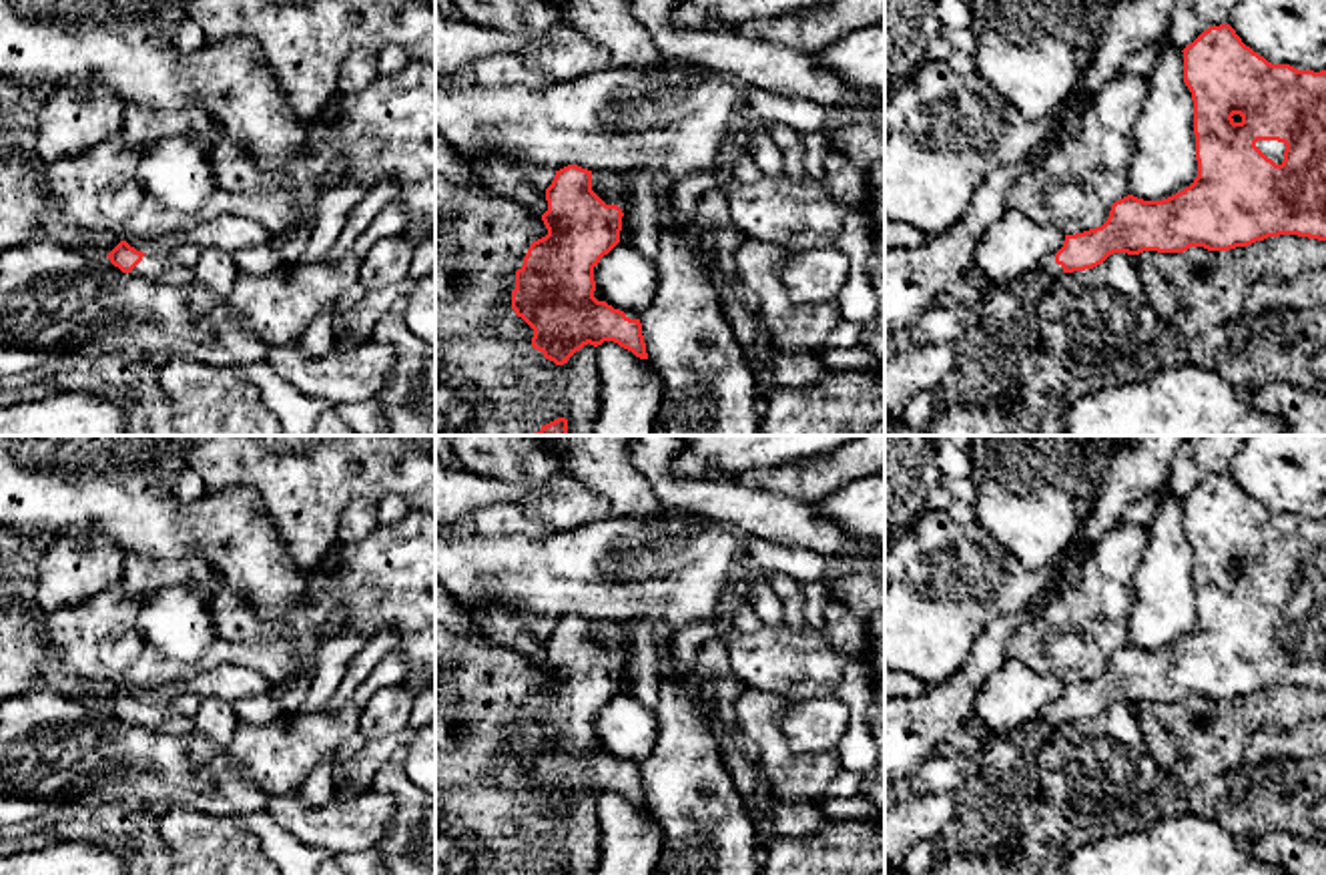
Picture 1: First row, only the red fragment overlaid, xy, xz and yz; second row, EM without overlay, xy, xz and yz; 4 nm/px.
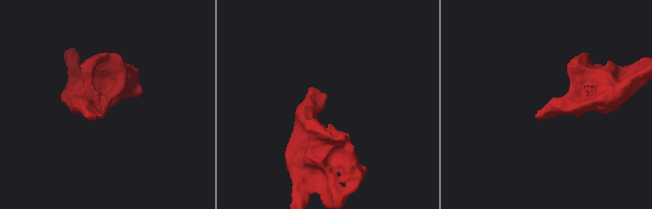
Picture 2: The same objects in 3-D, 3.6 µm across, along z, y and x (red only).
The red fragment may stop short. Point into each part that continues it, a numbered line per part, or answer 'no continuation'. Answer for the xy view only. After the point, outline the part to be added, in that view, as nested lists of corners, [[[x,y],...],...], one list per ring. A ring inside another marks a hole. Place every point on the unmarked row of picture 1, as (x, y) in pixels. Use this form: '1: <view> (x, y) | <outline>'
1: xy (167, 719) | [[[144,704],[142,710],[126,724],[177,737],[197,731],[195,720],[179,712],[173,704]]]

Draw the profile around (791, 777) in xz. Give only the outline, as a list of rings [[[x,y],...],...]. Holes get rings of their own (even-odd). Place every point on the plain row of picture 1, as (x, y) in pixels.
[[[744,688],[736,702],[736,716],[742,733],[758,745],[762,773],[768,791],[780,801],[818,805],[824,789],[839,775],[837,751],[816,757],[794,755],[780,728],[780,716],[792,700],[756,688]]]

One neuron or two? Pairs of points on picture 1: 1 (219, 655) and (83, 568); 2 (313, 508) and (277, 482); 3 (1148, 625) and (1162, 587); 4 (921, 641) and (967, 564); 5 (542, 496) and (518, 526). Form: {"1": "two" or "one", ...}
{"1": "two", "2": "one", "3": "one", "4": "one", "5": "two"}

